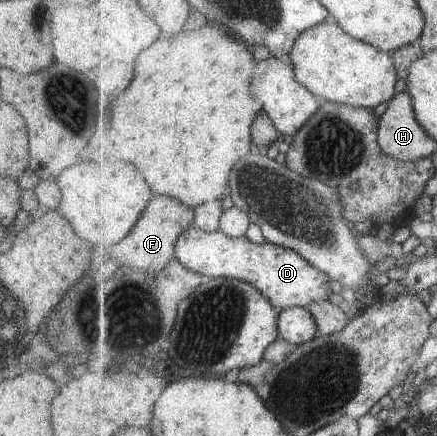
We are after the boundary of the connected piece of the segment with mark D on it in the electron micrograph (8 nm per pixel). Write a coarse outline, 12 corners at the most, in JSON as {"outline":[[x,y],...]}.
{"outline":[[194,225],[175,255],[250,282],[280,311],[327,300],[334,280],[292,248]]}

